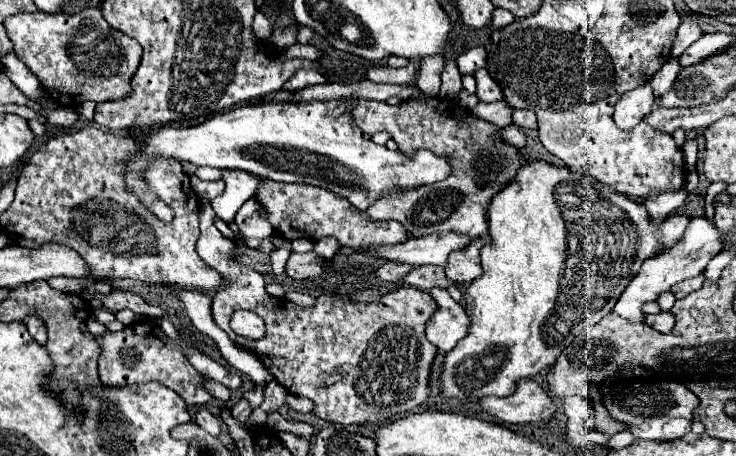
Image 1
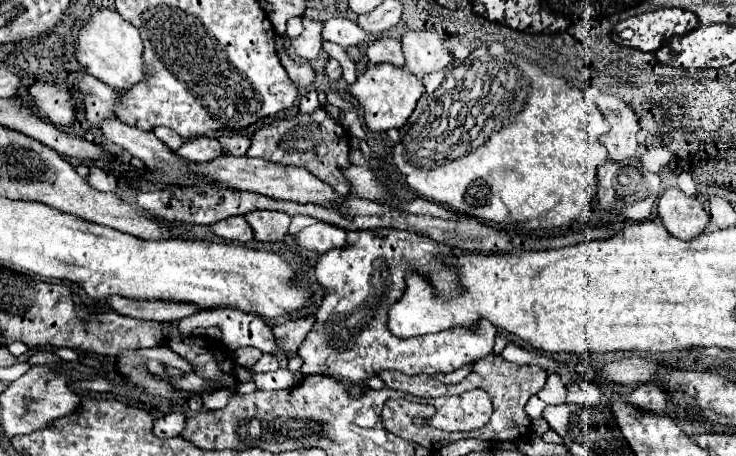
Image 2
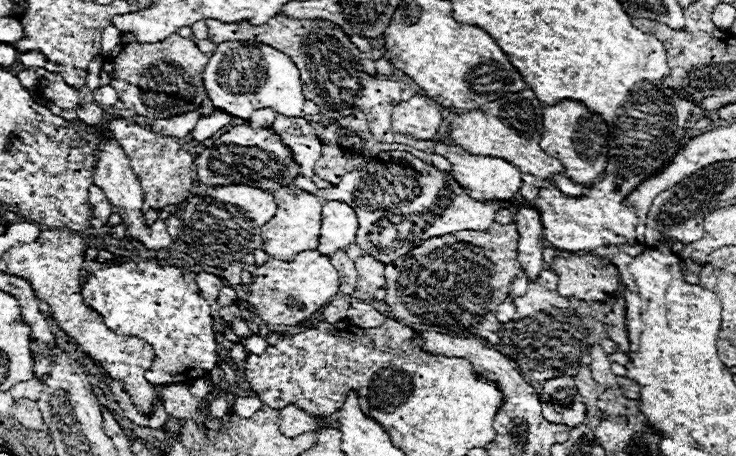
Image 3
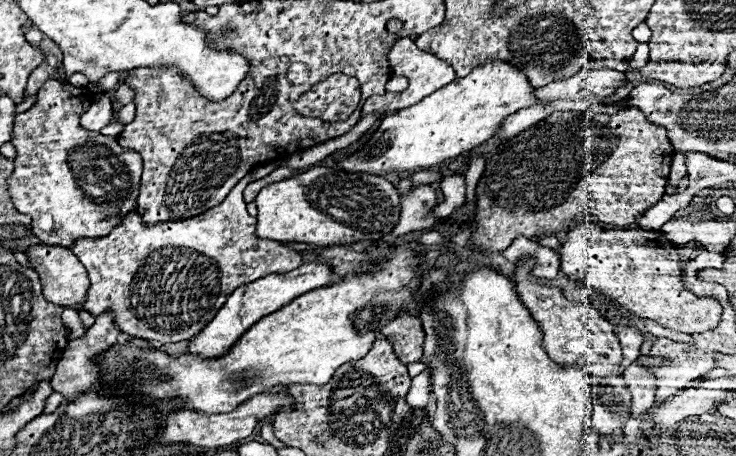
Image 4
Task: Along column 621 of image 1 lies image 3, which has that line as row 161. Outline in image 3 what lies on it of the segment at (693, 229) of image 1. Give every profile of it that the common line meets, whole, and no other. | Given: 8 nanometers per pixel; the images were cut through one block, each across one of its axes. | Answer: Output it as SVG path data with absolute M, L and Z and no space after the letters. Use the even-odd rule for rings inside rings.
M282 116L272 124L274 132L280 132L282 140L290 146L296 164L300 164L302 176L312 178L314 176L314 162L322 154L322 144L316 136L316 130L306 118L292 118L292 116Z

